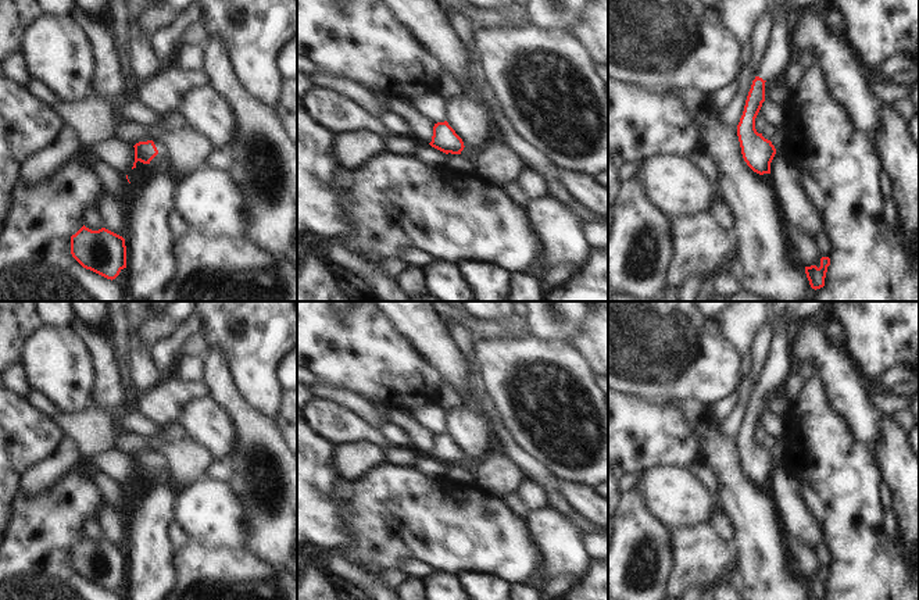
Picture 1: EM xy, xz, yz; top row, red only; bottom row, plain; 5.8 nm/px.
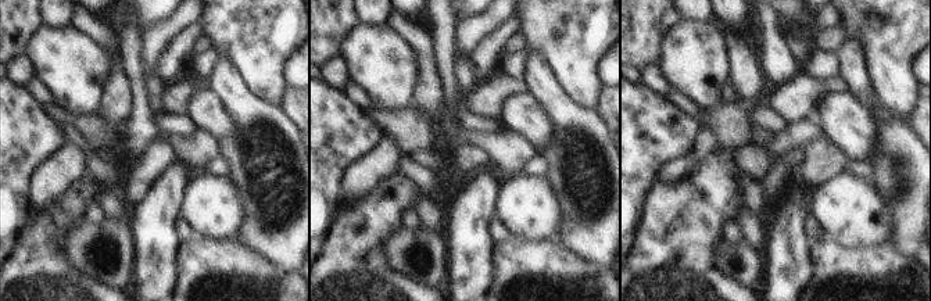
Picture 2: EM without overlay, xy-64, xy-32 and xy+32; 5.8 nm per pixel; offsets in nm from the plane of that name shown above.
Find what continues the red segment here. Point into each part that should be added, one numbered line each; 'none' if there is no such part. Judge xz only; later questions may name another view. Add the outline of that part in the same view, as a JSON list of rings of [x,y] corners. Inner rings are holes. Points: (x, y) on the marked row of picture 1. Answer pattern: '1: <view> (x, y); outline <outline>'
none

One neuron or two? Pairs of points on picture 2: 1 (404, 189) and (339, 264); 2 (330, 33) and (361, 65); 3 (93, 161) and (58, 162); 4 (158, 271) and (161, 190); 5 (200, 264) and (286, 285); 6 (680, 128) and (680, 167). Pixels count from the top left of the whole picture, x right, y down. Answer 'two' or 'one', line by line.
1: one
2: two
3: two
4: one
5: one
6: two

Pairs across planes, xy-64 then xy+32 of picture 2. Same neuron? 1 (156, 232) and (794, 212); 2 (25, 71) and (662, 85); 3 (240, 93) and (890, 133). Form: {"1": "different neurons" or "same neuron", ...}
{"1": "same neuron", "2": "same neuron", "3": "same neuron"}

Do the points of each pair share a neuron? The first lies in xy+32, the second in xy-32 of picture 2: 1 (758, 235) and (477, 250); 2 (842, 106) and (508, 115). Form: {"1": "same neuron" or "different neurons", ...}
{"1": "different neurons", "2": "same neuron"}

